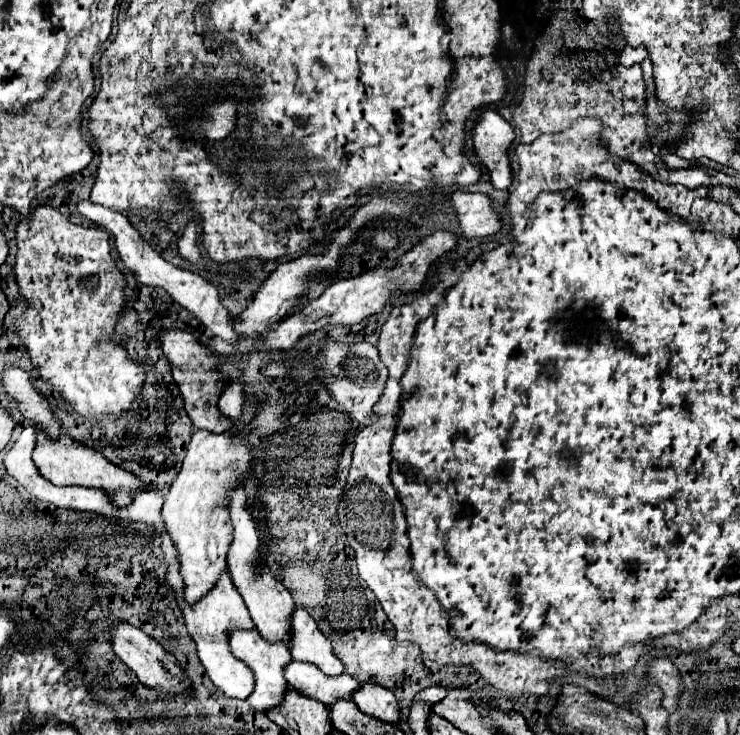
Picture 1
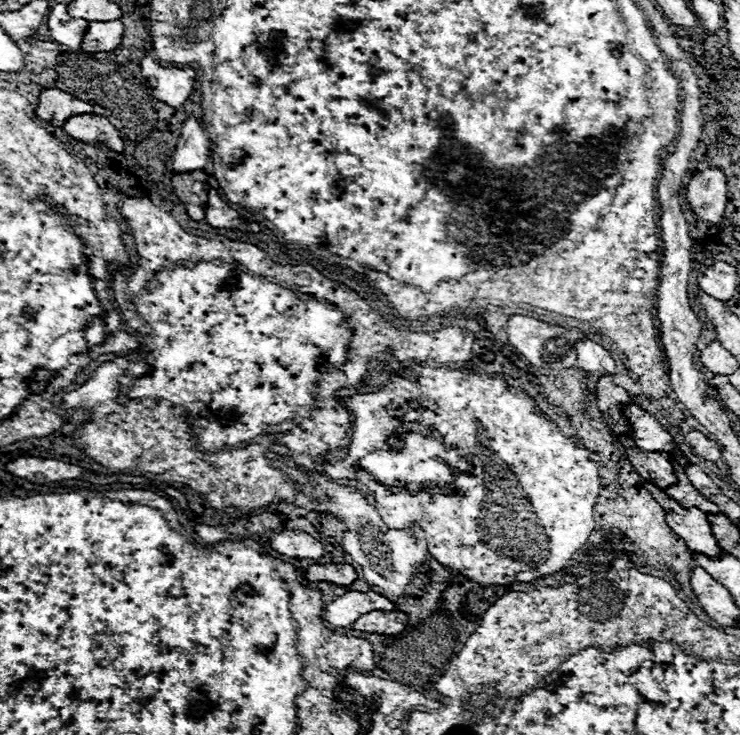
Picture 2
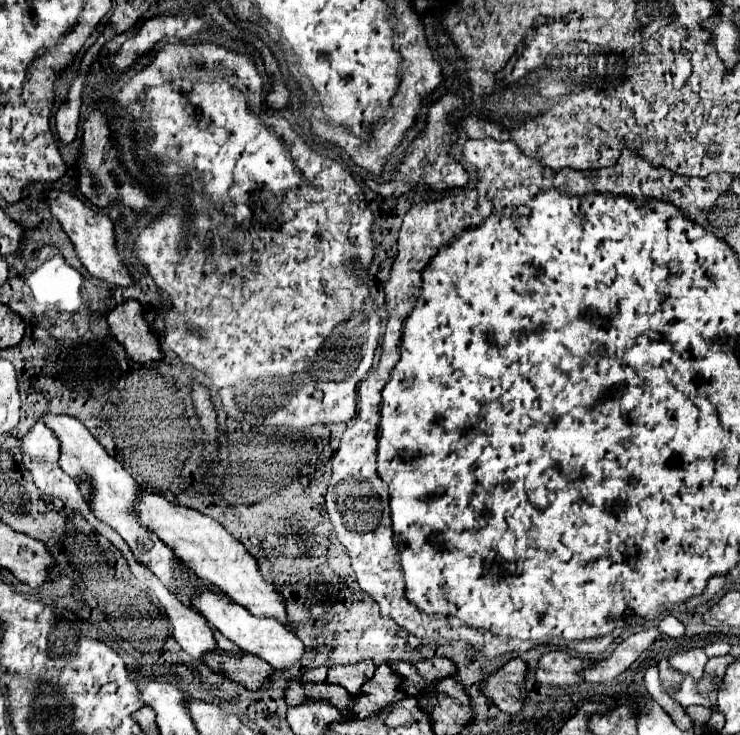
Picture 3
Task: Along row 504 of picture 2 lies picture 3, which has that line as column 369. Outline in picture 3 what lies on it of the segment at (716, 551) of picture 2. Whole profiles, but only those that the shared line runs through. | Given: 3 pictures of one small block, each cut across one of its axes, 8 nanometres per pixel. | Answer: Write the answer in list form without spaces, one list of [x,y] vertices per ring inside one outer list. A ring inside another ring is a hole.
[[[364,660],[360,664],[348,664],[348,666],[336,666],[330,668],[328,674],[328,682],[330,684],[340,684],[344,686],[352,696],[360,696],[362,694],[362,686],[374,676],[376,666],[372,664],[372,660]]]

